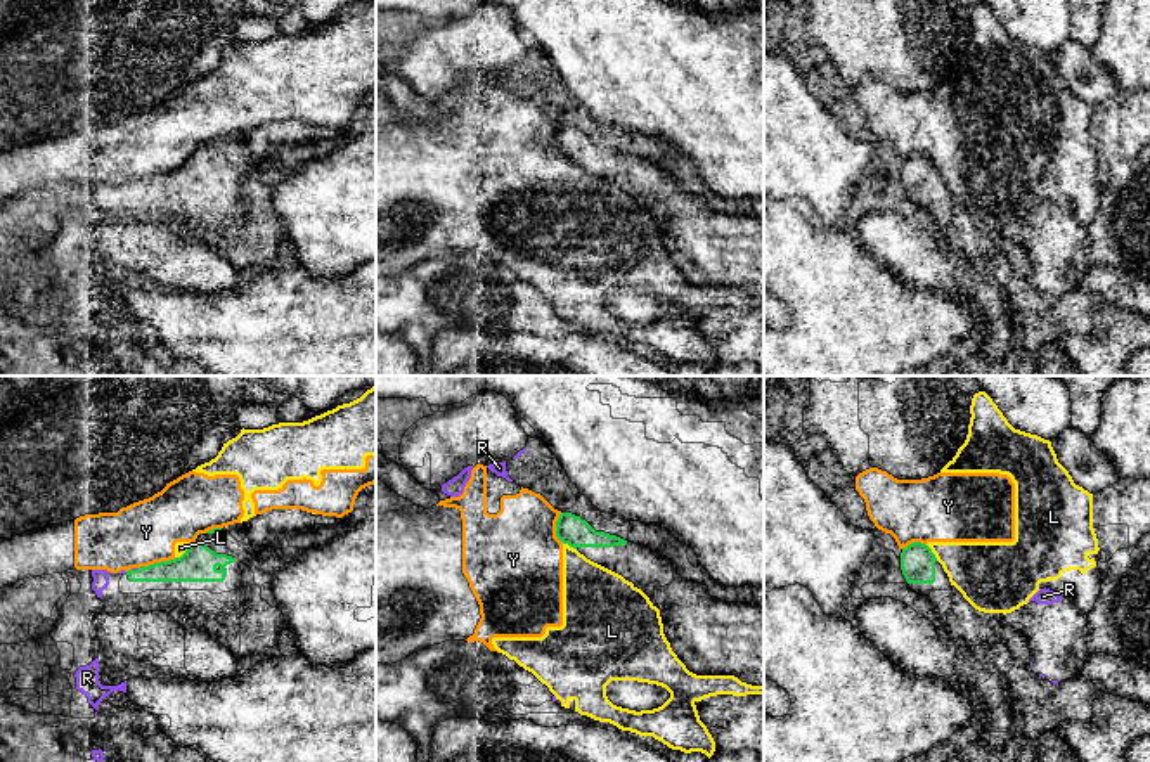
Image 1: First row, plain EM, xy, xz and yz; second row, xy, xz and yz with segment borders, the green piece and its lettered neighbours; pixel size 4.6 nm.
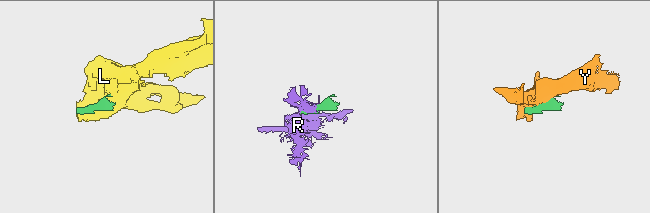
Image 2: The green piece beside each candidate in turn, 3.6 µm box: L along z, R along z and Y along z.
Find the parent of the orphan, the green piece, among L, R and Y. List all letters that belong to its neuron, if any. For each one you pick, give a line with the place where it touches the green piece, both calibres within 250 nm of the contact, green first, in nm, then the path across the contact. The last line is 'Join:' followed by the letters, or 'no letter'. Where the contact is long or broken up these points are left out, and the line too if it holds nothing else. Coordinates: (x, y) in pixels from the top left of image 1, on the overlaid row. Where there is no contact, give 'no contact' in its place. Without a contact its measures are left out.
Join: no letter

